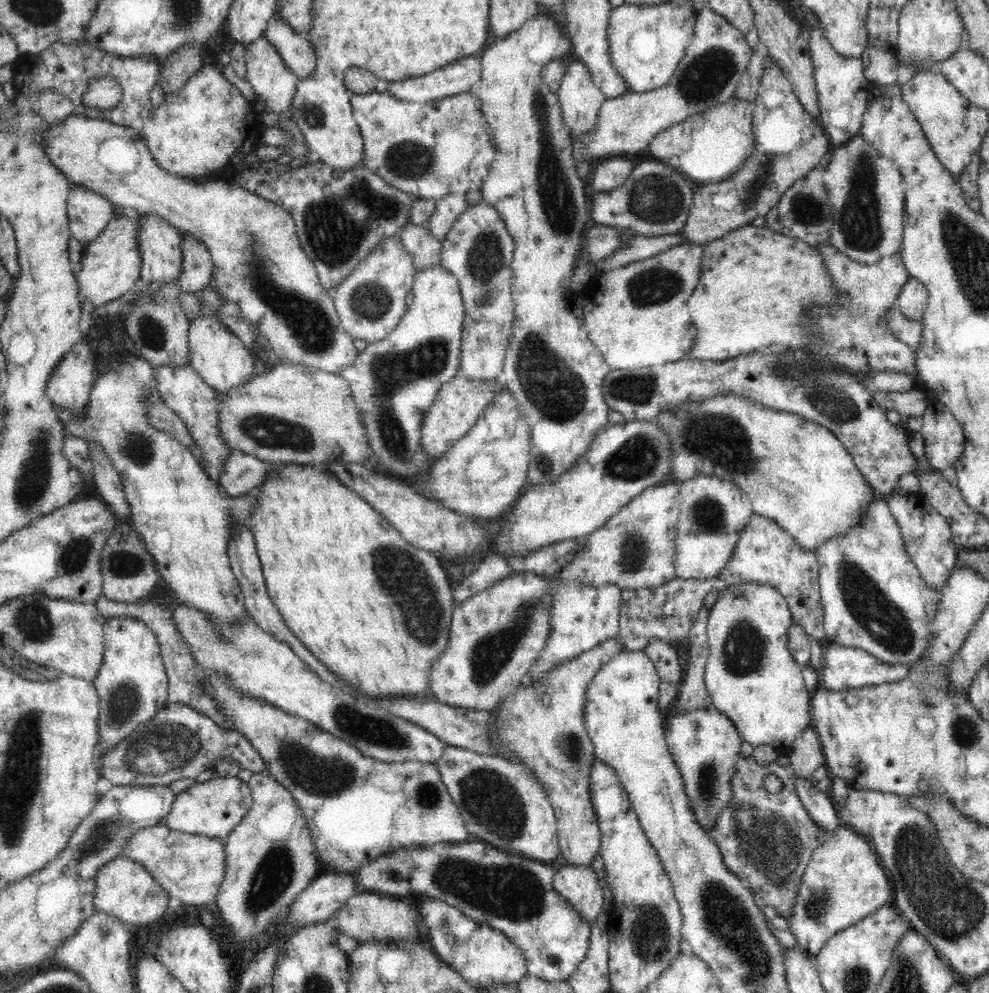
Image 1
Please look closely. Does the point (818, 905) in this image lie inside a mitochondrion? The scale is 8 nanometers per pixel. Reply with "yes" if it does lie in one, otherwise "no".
yes

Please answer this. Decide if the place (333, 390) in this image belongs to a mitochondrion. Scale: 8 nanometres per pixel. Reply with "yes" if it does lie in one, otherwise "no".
no

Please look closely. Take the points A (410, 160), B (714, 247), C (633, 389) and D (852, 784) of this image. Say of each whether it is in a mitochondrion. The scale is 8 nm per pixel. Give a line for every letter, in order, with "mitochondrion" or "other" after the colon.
A: mitochondrion
B: other
C: mitochondrion
D: other

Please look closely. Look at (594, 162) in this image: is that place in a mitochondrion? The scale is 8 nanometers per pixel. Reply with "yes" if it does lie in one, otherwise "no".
no

